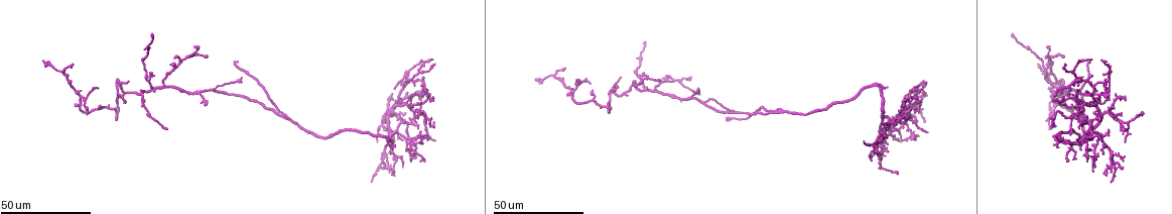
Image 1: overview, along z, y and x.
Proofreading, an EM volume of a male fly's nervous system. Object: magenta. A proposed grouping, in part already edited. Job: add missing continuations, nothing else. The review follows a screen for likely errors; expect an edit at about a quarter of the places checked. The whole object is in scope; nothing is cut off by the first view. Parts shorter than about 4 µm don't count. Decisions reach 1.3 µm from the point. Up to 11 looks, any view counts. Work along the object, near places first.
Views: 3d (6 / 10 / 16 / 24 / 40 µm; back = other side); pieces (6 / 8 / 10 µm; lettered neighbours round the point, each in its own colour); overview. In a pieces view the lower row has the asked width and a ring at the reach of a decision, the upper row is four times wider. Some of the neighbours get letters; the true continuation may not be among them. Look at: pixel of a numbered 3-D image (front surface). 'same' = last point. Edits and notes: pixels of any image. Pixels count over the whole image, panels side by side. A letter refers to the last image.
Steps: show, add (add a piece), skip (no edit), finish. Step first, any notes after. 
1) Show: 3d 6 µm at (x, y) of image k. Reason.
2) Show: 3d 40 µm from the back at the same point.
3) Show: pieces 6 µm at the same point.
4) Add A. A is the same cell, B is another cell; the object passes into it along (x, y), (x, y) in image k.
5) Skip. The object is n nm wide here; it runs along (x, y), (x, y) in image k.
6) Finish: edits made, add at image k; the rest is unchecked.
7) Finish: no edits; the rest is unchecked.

Show: 3d 24 µm at (899, 119) of image 1.

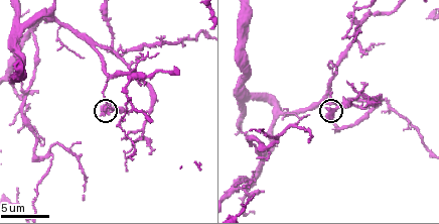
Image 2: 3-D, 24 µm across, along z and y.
Show: pieces 8 µm at (326, 122) of image 2.

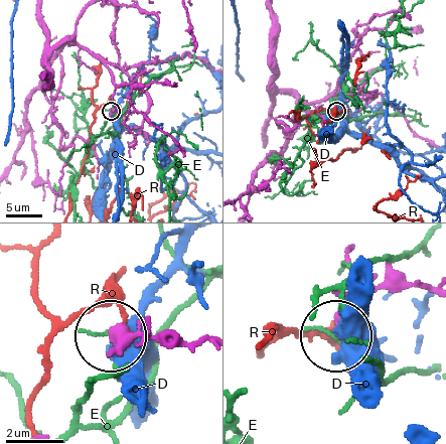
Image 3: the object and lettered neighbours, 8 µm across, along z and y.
Skip. D, E and R are other cells; no lettered piece goes on from it.

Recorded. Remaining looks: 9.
Show: 3d 24 µm at (237, 61) of image 1. Long arm stops here.

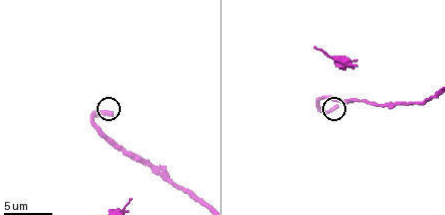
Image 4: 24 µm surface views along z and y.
Show: pieces 6 µm at (337, 108) of image 4. See the neighbours.

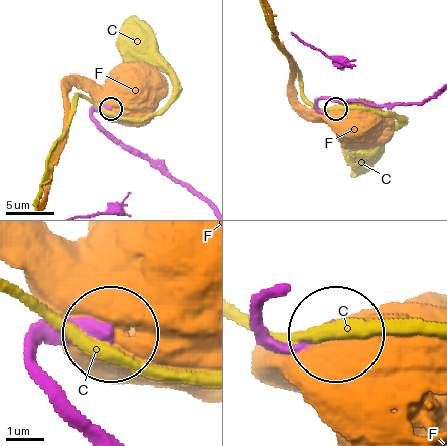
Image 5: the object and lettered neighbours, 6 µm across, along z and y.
Skip. The object is 300 nm wide here; C and F are other cells; it runs along (204, 200), (114, 141), (93, 115), (100, 106), (111, 108) in image 5; no lettered piece goes on from it.

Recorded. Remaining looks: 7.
Show: 3d 24 µm at (115, 110) of image 1. Branch stops here.

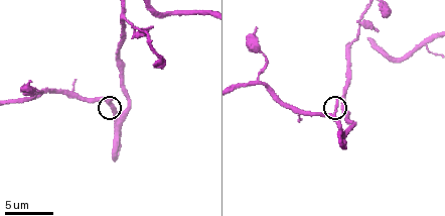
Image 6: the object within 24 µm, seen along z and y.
Show: pieces 10 µm at (336, 97) of image 6.

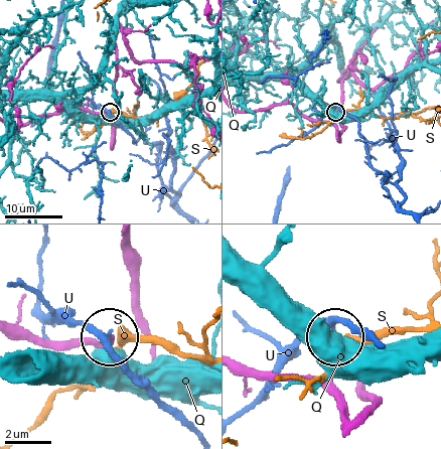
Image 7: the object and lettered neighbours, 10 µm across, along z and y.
Skip. Q, S and U are other cells; none of them fits.

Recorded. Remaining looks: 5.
Show: 3d 24 µm at (1039, 65) of image 1. Branch stops here.

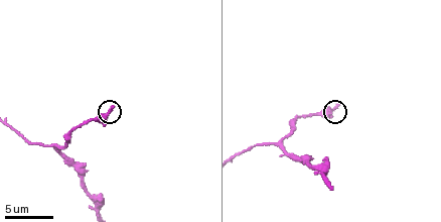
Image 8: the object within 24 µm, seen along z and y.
Show: pieces 6 µm at (113, 106) of image 8. What lies round it.

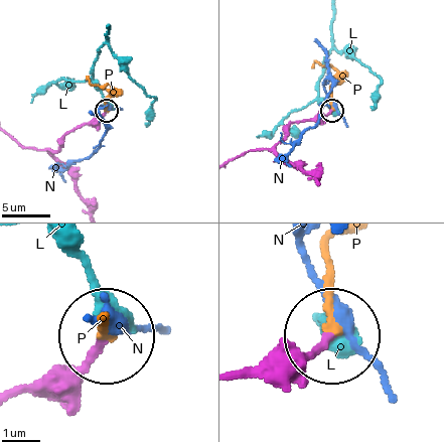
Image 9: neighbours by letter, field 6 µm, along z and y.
Add P. P is the same cell, L and N are other cells; the object passes into it along (80, 127), (106, 112), (109, 90), (92, 84), (88, 76) in image 9; the cell continues.

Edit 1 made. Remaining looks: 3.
Show: 3d 40 µm at (649, 77) of image 1. Thin end.

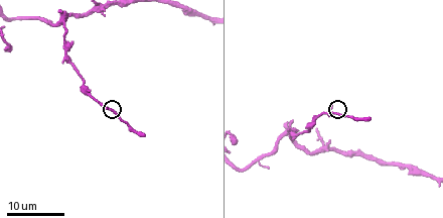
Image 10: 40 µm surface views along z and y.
Show: pieces 8 µm at (106, 106) of image 10. What lies round it.

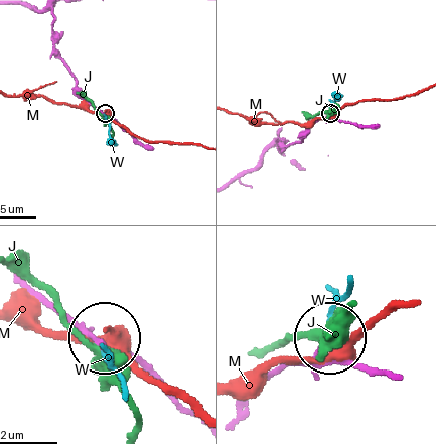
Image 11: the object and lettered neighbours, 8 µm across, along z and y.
Add W. W is the same cell, J and M are other cells; it goes on there.

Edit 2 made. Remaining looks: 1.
Finish: edits made, add at image 9, add at image 11; the rest is unchecked.

